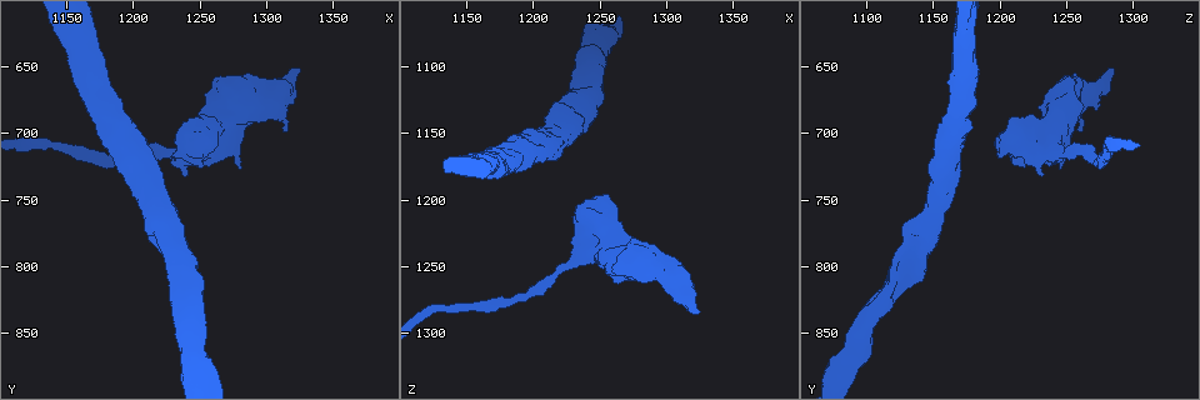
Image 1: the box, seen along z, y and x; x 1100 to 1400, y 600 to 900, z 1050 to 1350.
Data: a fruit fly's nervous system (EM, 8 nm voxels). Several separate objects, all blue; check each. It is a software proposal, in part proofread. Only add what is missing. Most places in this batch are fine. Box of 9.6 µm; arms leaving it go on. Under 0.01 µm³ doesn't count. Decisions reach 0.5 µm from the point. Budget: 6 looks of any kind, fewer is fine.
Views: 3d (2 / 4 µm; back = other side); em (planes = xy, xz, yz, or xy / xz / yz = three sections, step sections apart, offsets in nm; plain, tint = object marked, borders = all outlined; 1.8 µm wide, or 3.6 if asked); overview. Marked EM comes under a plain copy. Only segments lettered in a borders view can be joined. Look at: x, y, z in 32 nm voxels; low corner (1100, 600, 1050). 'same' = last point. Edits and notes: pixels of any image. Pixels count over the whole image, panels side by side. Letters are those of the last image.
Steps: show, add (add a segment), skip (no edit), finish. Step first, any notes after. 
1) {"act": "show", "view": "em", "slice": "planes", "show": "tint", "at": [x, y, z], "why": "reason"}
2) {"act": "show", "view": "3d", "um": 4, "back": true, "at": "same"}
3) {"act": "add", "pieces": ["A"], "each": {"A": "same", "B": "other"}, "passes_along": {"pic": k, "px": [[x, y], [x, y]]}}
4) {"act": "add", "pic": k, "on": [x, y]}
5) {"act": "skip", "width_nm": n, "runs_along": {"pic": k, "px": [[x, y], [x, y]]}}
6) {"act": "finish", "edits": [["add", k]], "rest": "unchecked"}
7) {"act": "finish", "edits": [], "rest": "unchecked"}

{"act": "show", "view": "3d", "um": 4, "at": [1314, 698, 1262], "why": "an open end"}

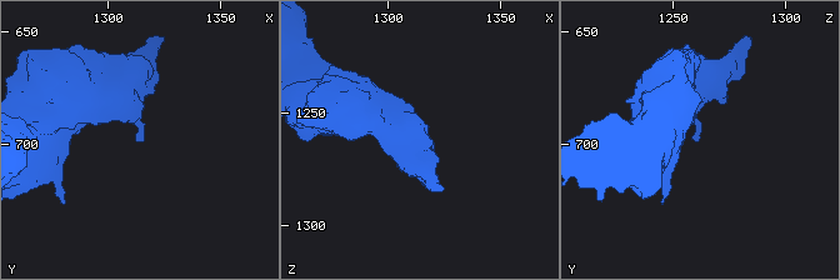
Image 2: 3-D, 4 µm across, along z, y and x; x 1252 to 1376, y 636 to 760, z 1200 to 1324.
{"act": "show", "view": "em", "um": 3.6, "slice": "xy", "step": 8, "show": "tint", "at": [1311, 698, 1262]}

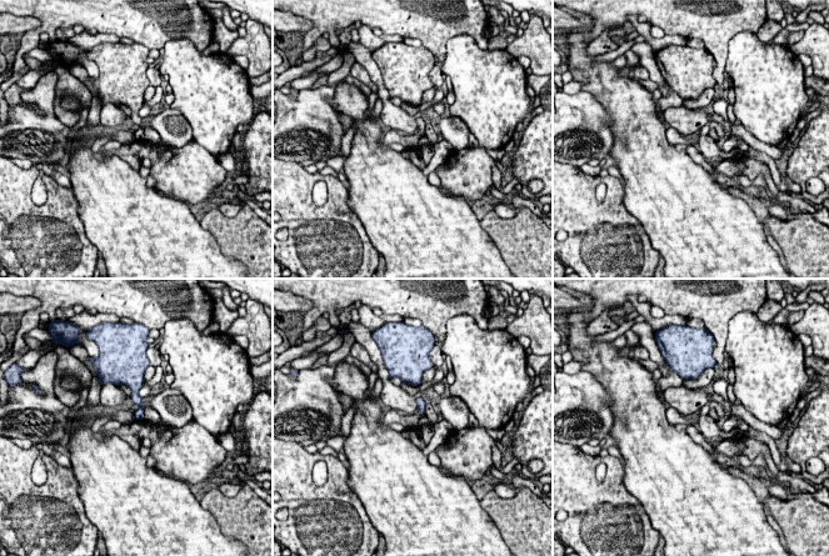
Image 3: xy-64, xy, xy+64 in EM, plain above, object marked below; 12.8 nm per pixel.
{"act": "show", "view": "em", "um": 3.6, "slice": "xz", "step": 4, "show": "borders", "at": "same"}

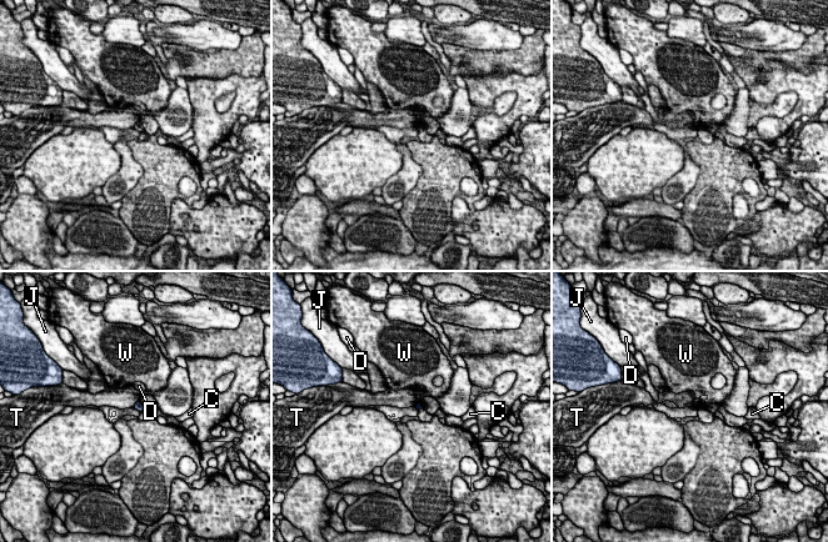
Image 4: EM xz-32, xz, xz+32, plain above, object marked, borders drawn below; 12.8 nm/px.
{"act": "skip", "each": {"C": "other", "D": "other", "J": "other", "T": "other", "W": "other"}, "border": {"pic": 4, "px": [[138, 400], [133, 406]]}, "found": "none of them fits"}

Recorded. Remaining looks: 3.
{"act": "show", "view": "em", "slice": "planes", "show": "borders", "at": [1252, 712, 1234], "why": "sharp bend"}

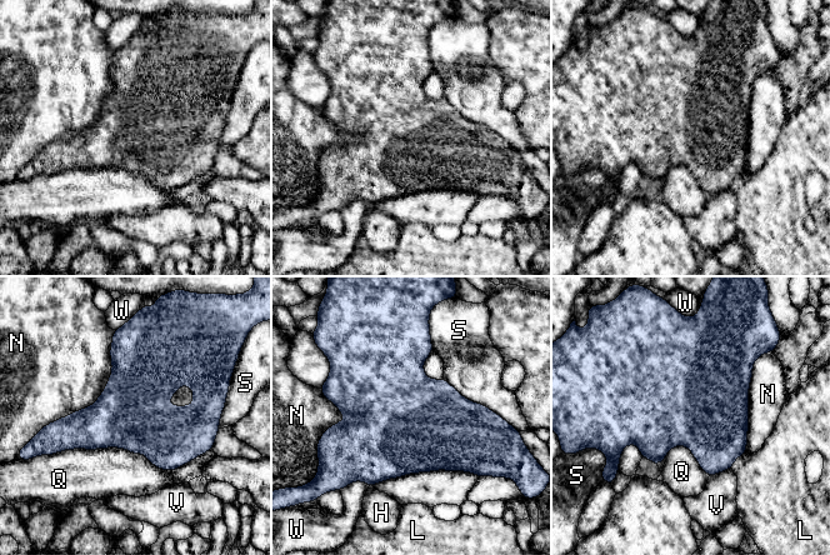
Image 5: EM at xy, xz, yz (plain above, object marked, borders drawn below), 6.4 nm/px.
{"act": "skip", "each": {"H": "other", "L": "other", "N": "other", "Q": "other", "S": "other", "V": "other", "W": "other"}, "border": {"pic": 5, "px": [[53, 453], [124, 448], [171, 471]]}, "found": "no lettered segment goes on from it"}

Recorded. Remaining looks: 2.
{"act": "show", "view": "3d", "um": 2, "at": [1324, 650, 1284], "why": "thick end"}

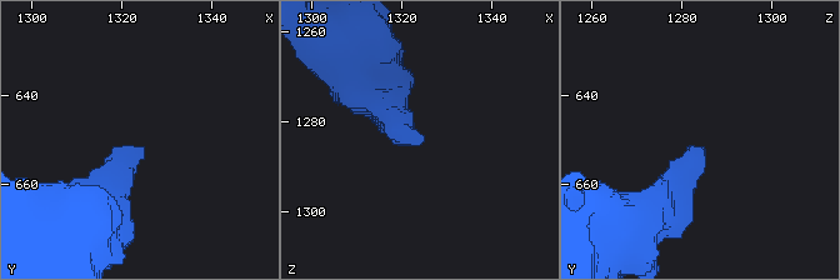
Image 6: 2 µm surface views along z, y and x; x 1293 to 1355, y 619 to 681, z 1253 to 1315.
{"act": "show", "view": "em", "slice": "planes", "show": "borders", "at": [1325, 651, 1285]}

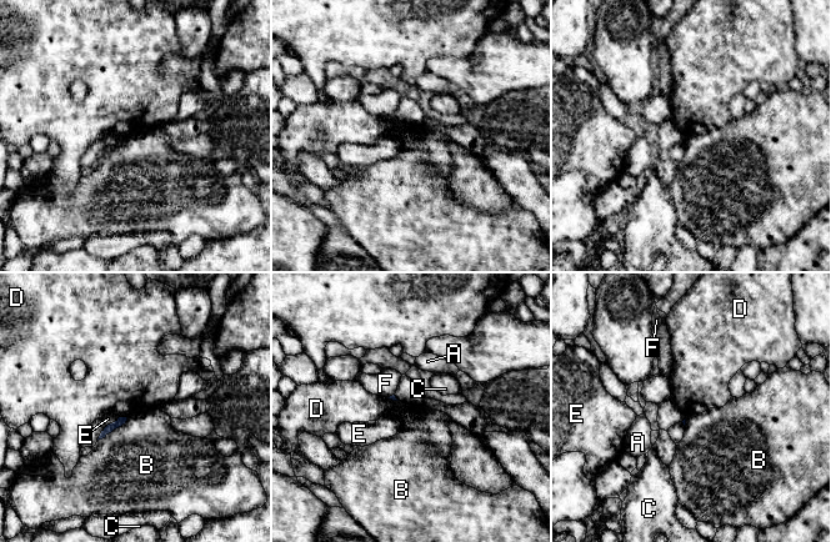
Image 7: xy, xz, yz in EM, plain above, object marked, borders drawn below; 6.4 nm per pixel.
{"act": "skip", "each": {"A": "other", "B": "other", "C": "other", "D": "other", "E": "other", "F": "other"}, "border": {"pic": 7, "px": [[120, 416], [126, 417]]}, "found": "no lettered segment goes on from it"}

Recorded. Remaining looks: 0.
{"act": "finish", "edits": [], "rest": "unchecked"}

